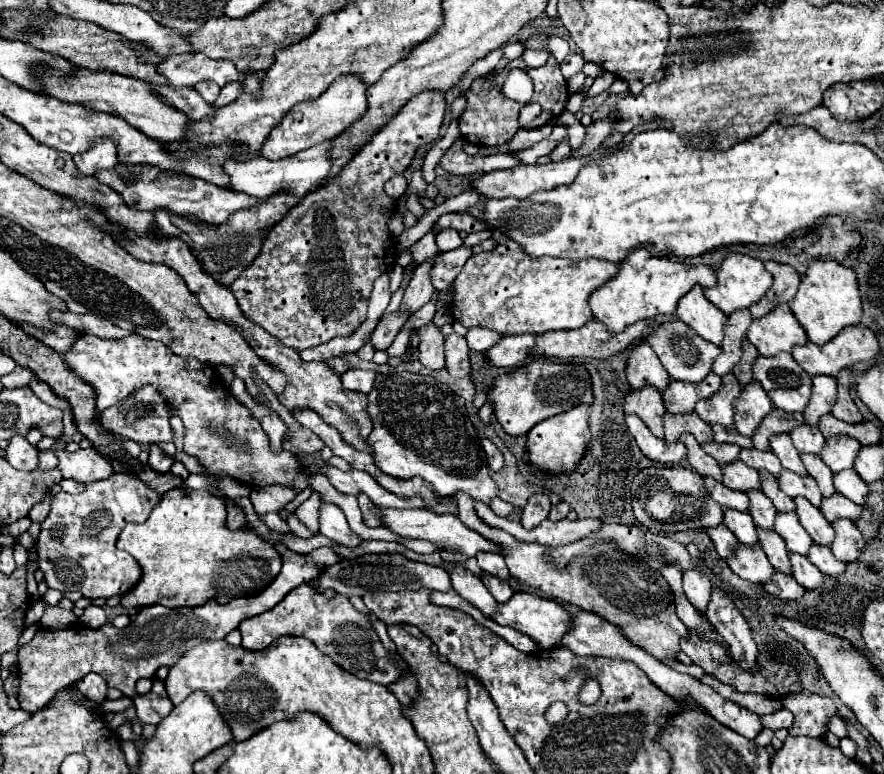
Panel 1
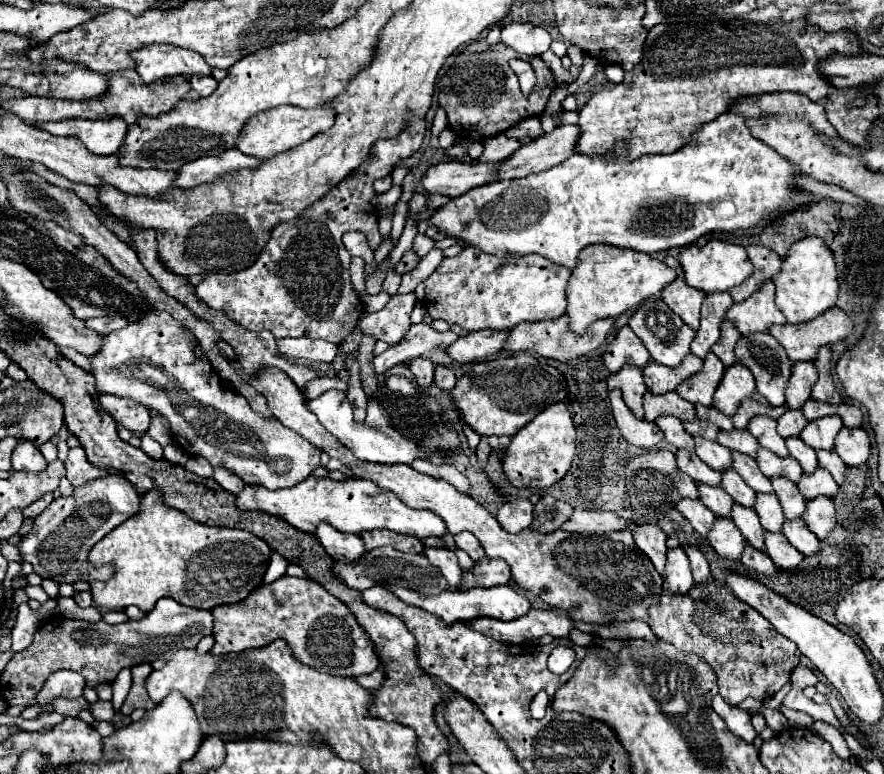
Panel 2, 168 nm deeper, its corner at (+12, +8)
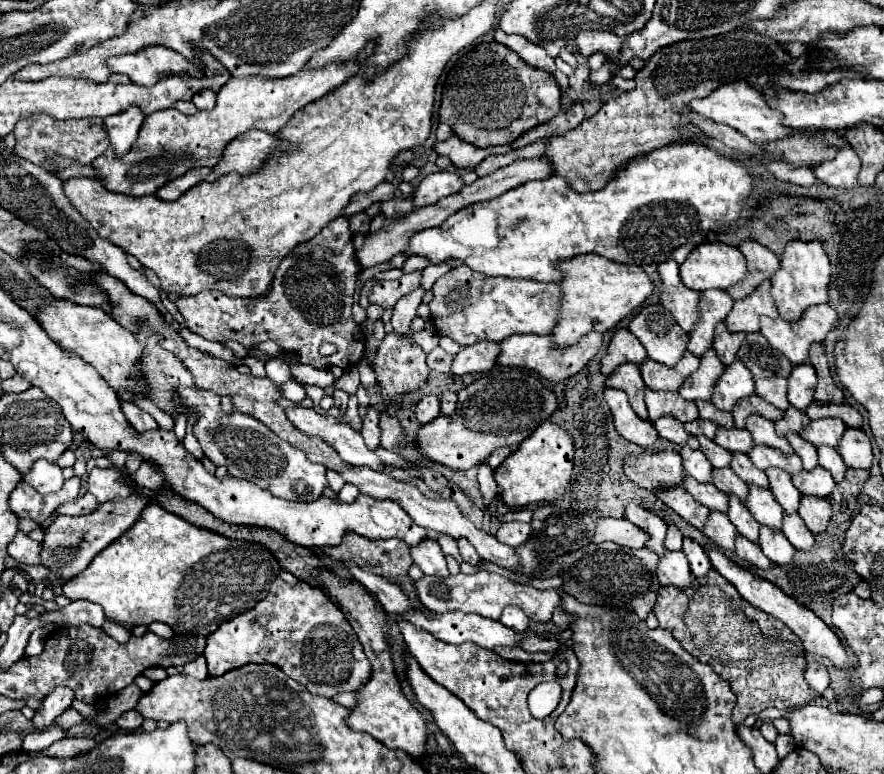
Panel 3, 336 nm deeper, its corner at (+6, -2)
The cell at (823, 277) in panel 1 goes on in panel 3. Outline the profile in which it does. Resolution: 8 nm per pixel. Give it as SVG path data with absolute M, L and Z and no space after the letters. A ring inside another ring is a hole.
M788 242L784 254L780 258L780 270L770 278L772 282L772 296L778 306L780 318L794 322L798 320L808 306L826 304L828 302L828 284L830 284L832 268L828 256L818 242Z

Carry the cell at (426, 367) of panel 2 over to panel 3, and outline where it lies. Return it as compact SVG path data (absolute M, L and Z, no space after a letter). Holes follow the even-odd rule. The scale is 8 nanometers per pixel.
M424 396L418 404L416 404L416 418L420 424L426 424L430 420L434 420L440 414L440 400L438 396Z

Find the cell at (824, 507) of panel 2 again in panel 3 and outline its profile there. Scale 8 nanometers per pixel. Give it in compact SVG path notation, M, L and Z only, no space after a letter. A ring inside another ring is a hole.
M802 496L800 512L798 512L812 534L822 534L828 528L832 518L832 506L826 498L816 496Z

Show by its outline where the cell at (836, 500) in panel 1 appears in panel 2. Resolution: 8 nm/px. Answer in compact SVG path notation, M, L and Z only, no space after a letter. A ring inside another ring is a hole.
M820 466L812 474L802 474L800 476L798 488L800 488L804 498L816 498L816 496L832 498L838 492L838 484L834 482L832 474L828 474L828 470L824 470Z

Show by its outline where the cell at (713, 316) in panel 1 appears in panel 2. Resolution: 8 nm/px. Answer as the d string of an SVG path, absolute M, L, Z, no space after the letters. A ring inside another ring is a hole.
M668 254L664 258L664 262L676 270L676 280L662 290L662 300L684 320L684 324L688 324L692 330L696 330L700 326L700 306L704 300L704 292L688 286L684 282L684 272L674 256Z

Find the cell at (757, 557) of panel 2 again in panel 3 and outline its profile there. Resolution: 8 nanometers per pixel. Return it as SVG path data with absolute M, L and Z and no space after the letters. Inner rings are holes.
M738 536L736 538L736 554L746 560L748 564L760 568L760 570L768 570L772 566L772 562L762 554L760 546L758 544L752 544L750 540L746 540L744 536Z

